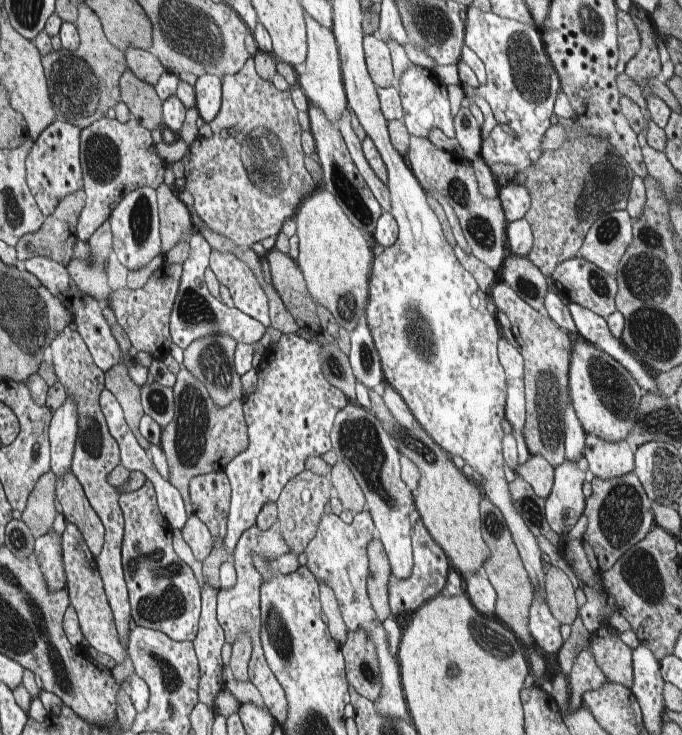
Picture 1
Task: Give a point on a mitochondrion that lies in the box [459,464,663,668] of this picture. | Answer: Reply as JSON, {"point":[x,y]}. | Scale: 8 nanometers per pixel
{"point":[619,515]}

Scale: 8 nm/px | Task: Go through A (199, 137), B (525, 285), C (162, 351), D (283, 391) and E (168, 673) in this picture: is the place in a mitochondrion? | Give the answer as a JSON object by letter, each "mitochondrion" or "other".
{"A":"other","B":"mitochondrion","C":"other","D":"other","E":"mitochondrion"}

